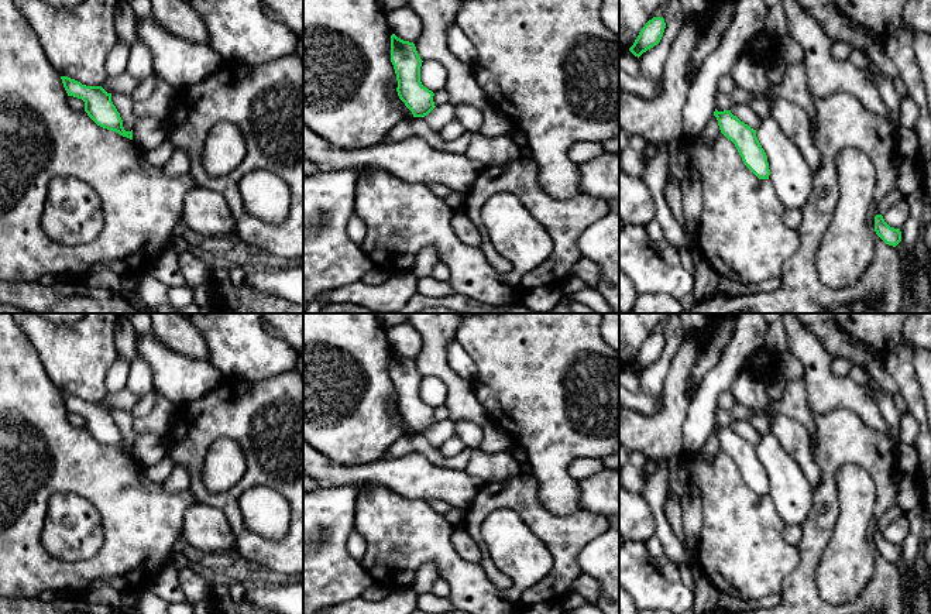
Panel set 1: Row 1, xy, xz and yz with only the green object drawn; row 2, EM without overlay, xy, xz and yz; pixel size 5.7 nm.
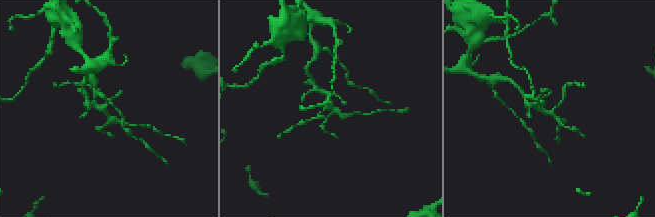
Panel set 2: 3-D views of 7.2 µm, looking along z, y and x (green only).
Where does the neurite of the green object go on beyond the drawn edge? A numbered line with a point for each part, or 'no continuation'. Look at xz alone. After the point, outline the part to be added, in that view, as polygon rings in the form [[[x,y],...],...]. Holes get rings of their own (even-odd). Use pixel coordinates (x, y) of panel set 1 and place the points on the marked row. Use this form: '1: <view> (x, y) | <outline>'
no continuation

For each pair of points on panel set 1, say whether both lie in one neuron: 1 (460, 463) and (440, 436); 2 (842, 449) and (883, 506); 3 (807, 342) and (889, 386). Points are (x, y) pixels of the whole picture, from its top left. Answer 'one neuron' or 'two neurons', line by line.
1: two neurons
2: one neuron
3: two neurons

